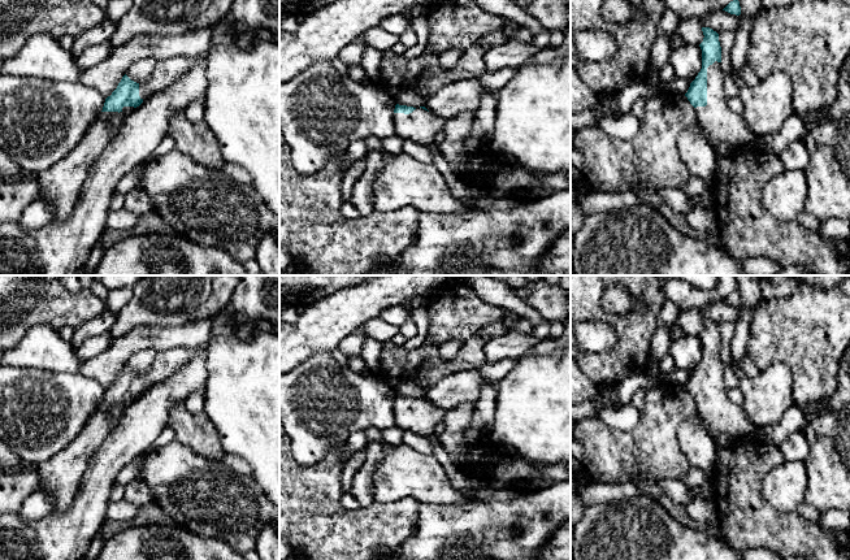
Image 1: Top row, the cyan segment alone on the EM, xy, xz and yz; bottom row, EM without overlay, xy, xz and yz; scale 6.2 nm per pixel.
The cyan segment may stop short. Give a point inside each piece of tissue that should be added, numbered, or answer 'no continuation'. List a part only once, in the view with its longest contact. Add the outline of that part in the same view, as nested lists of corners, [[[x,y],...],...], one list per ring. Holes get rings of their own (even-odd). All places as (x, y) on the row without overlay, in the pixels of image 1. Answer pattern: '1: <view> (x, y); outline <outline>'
1: yz (720, 416); outline [[[721,353],[707,359],[707,396],[697,398],[695,407],[711,437],[727,434],[730,439],[750,431],[760,431],[741,405],[732,403],[724,385]]]

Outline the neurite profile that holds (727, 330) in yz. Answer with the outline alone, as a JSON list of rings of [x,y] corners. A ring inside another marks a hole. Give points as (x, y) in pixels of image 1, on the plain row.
[[[729,321],[719,325],[719,333],[721,338],[721,360],[724,364],[730,364],[730,344],[734,335],[737,322]]]

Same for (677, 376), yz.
[[[675,366],[671,374],[668,375],[668,382],[685,386],[689,378],[690,378],[690,373],[688,370],[677,369]]]

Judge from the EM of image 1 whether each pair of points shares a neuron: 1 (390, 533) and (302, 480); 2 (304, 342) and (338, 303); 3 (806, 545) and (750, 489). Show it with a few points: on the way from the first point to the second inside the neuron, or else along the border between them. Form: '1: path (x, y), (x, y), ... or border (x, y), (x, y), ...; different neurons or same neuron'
1: path (368, 529), (350, 529), (322, 502); same neuron
2: path (313, 333), (334, 312); same neuron
3: path (790, 534), (786, 534), (757, 504); same neuron

